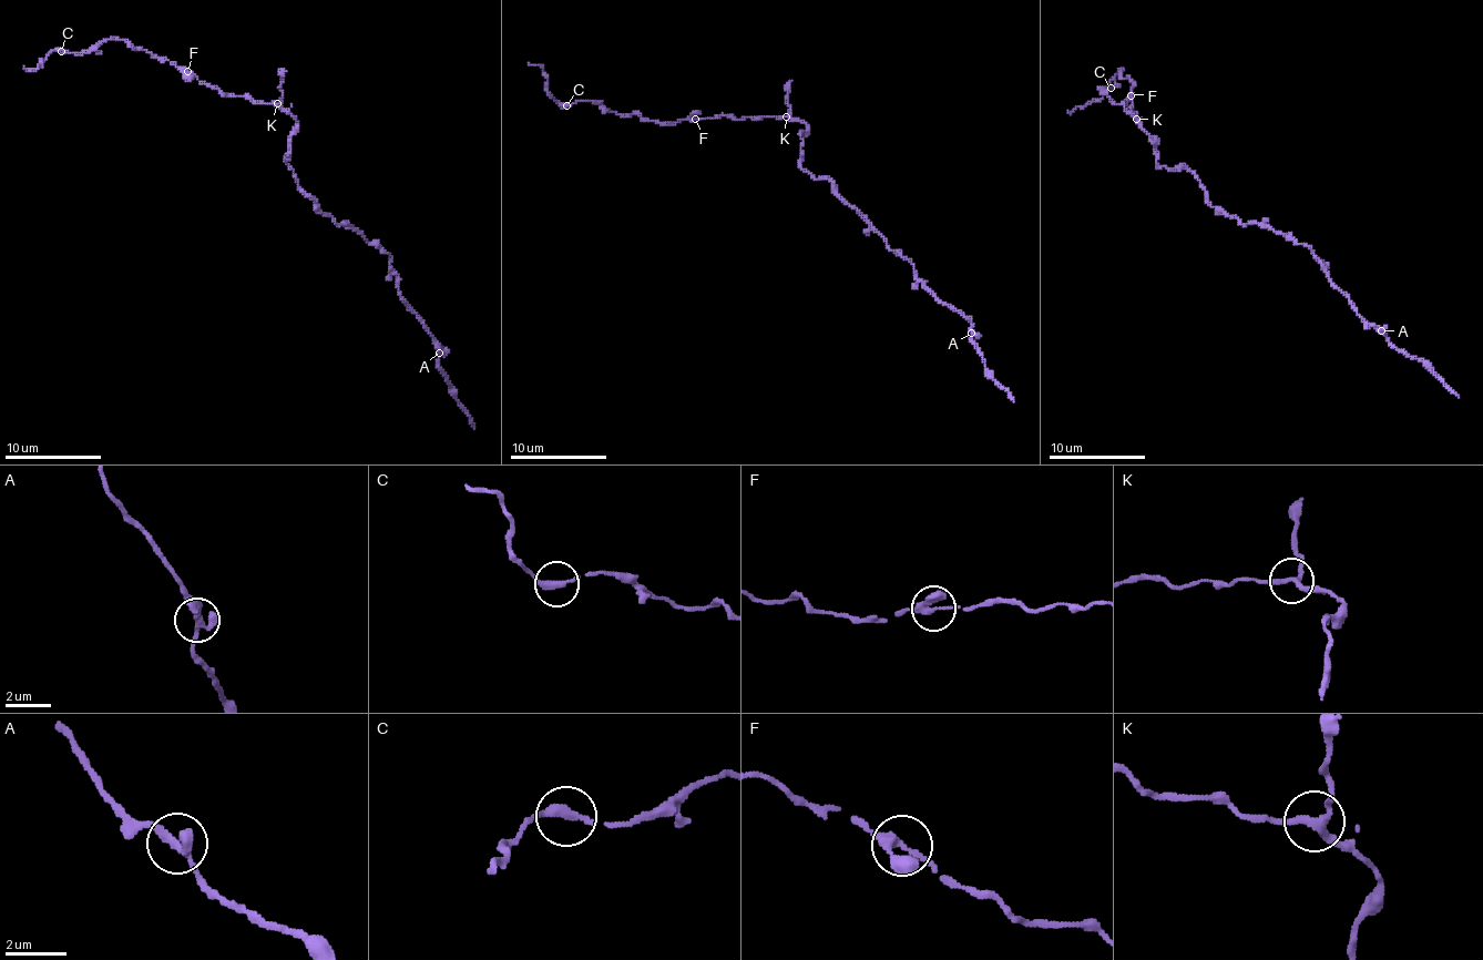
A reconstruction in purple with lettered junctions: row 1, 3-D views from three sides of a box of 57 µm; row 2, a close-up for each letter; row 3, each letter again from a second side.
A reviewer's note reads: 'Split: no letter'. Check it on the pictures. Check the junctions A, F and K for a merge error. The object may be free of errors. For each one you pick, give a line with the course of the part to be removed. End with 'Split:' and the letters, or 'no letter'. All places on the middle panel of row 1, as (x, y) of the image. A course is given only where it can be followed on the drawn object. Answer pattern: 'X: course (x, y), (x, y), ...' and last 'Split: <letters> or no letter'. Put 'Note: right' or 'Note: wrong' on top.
Note: right
Split: no letter

